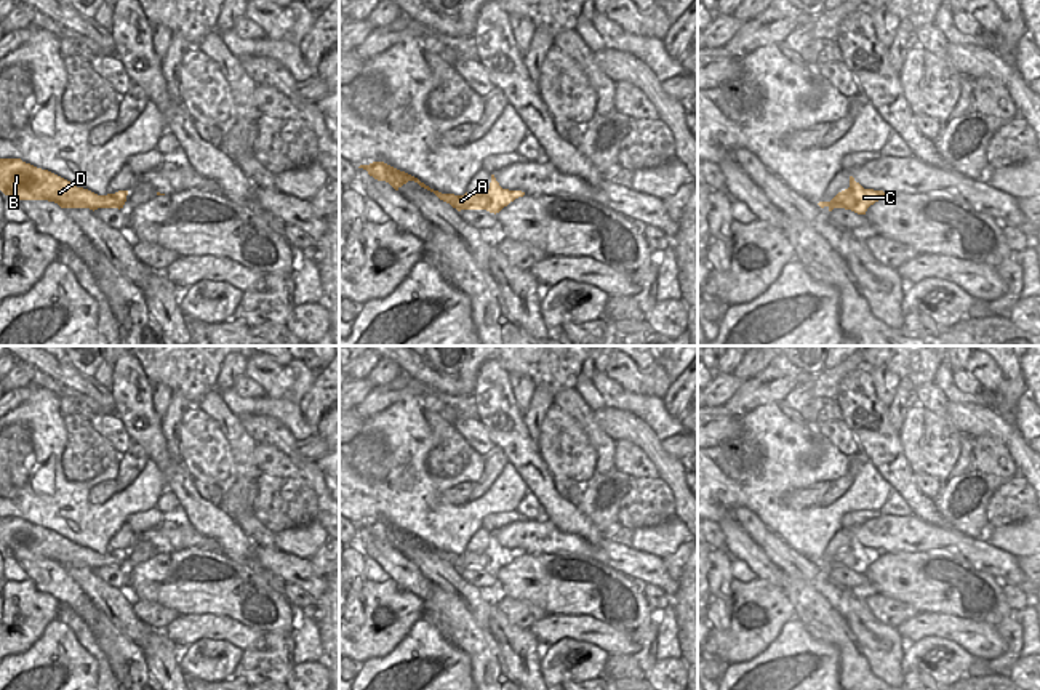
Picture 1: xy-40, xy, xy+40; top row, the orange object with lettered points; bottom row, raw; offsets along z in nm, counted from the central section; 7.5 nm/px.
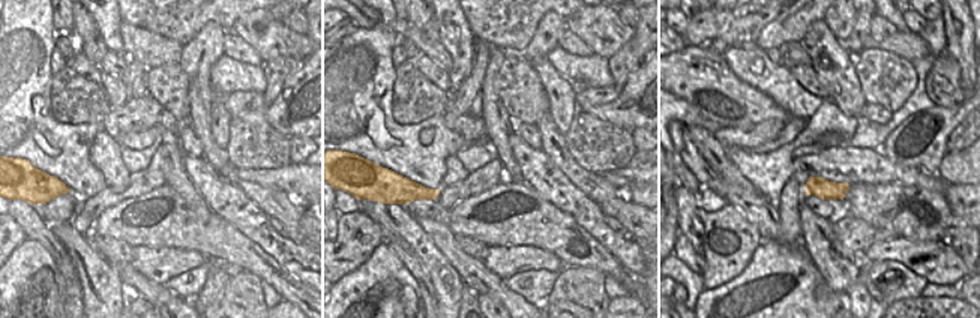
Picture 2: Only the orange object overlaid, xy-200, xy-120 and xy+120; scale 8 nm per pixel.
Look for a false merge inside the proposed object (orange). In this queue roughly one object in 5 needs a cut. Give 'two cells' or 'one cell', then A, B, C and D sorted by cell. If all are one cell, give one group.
one cell | A B C D

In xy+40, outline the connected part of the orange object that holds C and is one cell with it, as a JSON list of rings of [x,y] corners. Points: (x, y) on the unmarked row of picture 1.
[[[850,535],[850,546],[838,551],[830,560],[819,560],[821,567],[827,565],[829,570],[834,567],[851,568],[858,573],[866,573],[867,567],[878,560],[883,554],[883,549],[864,548],[859,541]]]

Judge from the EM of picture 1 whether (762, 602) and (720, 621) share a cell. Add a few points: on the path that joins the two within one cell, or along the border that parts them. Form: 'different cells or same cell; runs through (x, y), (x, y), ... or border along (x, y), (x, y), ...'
different cells; border along (730, 610), (730, 625), (725, 629), (714, 631)

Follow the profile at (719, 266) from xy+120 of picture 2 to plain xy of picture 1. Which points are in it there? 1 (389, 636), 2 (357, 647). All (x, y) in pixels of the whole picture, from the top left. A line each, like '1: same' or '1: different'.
1: same
2: same

